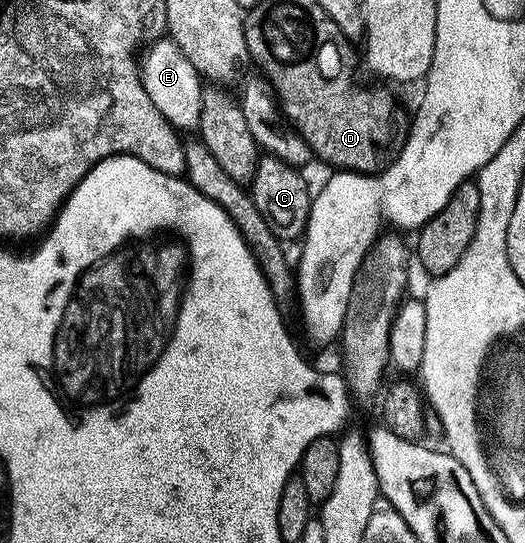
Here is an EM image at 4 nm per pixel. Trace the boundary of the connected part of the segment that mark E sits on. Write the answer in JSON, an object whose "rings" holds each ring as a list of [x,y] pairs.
{"rings":[[[163,38],[145,53],[144,63],[142,59],[138,67],[140,80],[144,82],[144,88],[150,95],[150,101],[154,101],[158,113],[162,113],[162,117],[166,117],[166,121],[171,127],[176,128],[180,133],[195,132],[200,126],[202,113],[204,92],[202,77],[196,72],[194,65],[190,65],[190,61],[186,61],[182,49],[178,49],[178,45],[172,42],[171,38]]]}

